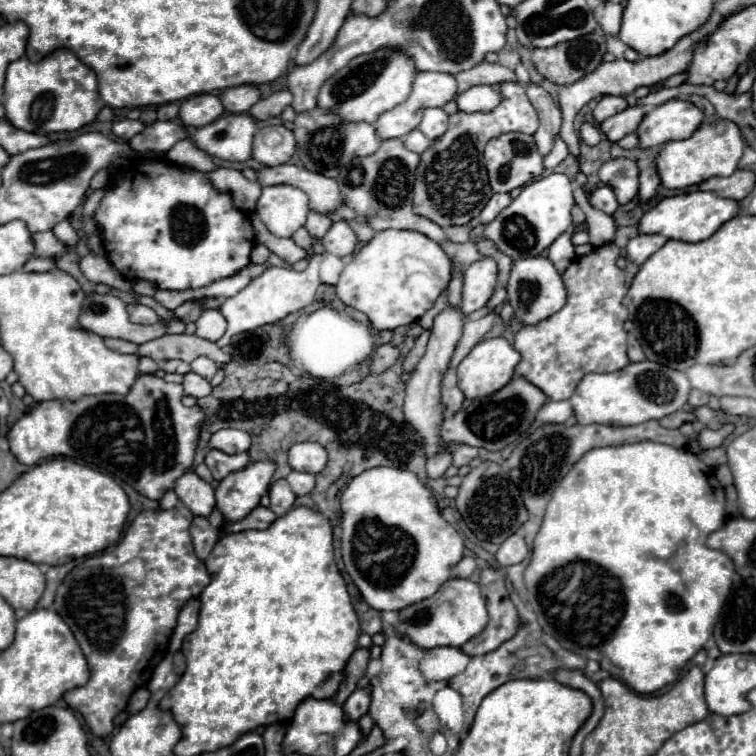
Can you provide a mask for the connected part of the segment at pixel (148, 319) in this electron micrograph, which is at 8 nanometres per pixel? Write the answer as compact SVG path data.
M131 304L127 306L127 312L129 312L131 322L137 322L137 324L155 324L155 320L159 320L155 310L143 304Z

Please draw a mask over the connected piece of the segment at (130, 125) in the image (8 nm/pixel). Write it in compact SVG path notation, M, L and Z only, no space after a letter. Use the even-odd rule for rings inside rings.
M121 120L121 122L113 122L113 134L123 140L123 142L129 142L135 134L139 134L143 130L143 122L139 120Z

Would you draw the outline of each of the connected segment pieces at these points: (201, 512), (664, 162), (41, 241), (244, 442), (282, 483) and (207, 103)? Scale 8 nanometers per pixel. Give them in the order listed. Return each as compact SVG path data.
M185 472L183 476L179 476L175 482L175 492L195 516L209 516L215 506L213 486L201 480L195 472Z
M719 120L713 126L703 124L691 138L671 140L661 146L655 156L661 184L669 190L681 190L697 186L713 176L731 176L731 172L737 170L737 164L743 156L743 148L743 136L739 136L739 128L735 128L731 120Z
M37 232L33 234L33 240L35 240L35 256L49 256L53 260L59 260L67 252L67 246L63 246L53 236L53 232Z
M223 428L211 436L209 446L223 450L227 454L247 452L251 446L251 436L247 436L247 432L239 432L237 428Z
M277 480L271 484L269 488L269 498L271 498L271 510L277 514L277 516L283 516L287 514L293 504L295 504L295 494L291 492L287 480Z
M199 94L183 100L179 108L179 118L183 126L201 128L203 124L211 124L215 116L223 114L223 104L215 94Z

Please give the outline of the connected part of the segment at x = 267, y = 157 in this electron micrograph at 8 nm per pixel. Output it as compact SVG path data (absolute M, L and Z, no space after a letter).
M265 126L255 134L253 158L265 166L281 166L295 152L295 136L285 126Z

